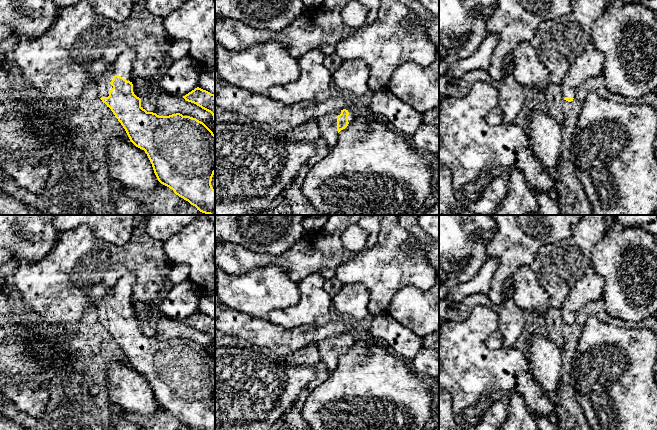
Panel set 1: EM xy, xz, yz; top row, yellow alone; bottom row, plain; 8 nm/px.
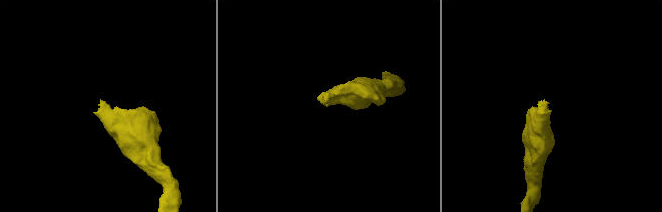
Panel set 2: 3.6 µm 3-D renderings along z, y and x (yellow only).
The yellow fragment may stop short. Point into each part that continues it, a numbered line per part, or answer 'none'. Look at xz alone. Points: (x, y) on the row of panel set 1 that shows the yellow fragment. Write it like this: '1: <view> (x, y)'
1: xz (327, 125)

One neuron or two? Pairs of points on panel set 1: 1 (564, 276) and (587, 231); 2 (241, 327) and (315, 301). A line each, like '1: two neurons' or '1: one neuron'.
1: one neuron
2: two neurons

